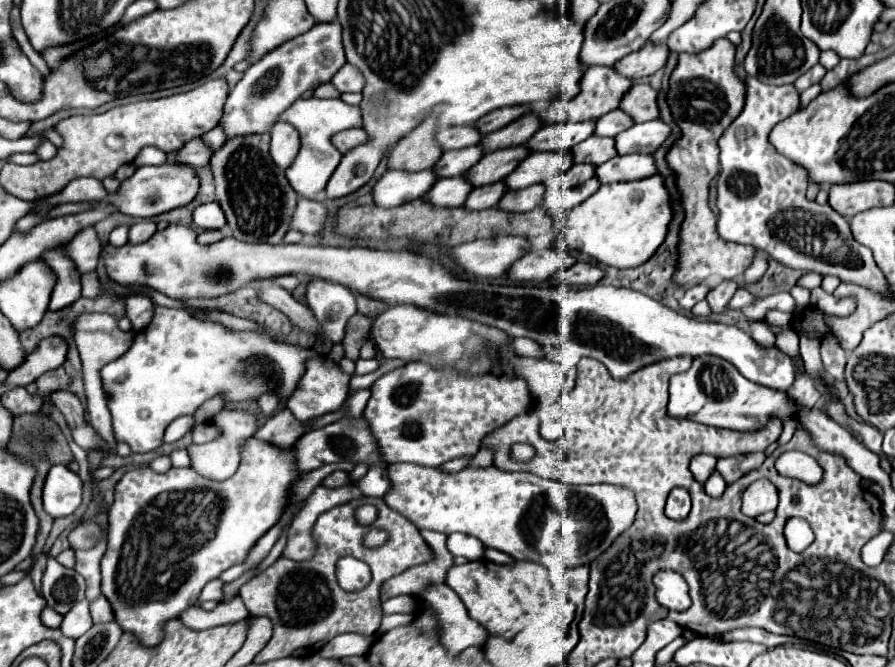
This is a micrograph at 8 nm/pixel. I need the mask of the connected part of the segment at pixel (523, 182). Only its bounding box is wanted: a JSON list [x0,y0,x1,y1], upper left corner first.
[504,150,574,190]

